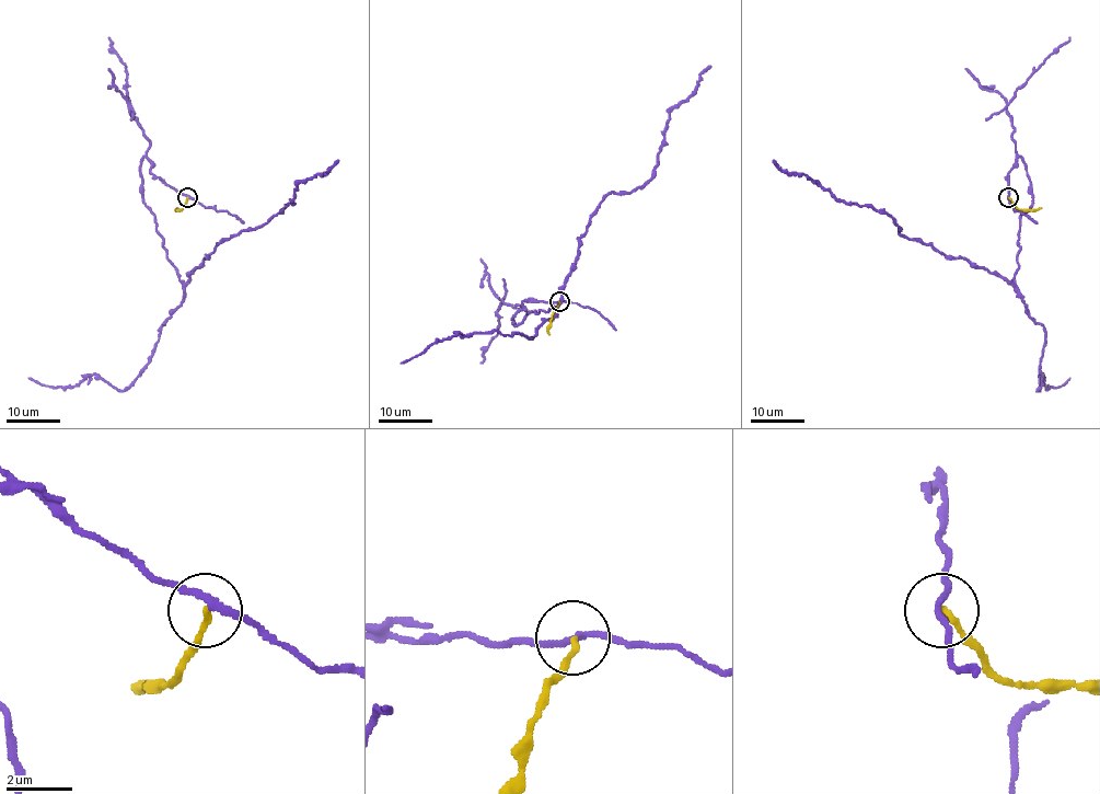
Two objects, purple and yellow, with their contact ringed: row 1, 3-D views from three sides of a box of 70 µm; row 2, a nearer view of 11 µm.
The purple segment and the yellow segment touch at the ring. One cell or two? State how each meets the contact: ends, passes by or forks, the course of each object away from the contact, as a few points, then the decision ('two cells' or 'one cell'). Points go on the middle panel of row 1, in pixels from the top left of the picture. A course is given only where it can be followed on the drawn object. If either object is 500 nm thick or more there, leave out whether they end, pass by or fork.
purple passes by; yellow ends there; purple runs (558, 301), (523, 300), (516, 326), (556, 306), (590, 216), (612, 192), (650, 179), (668, 113), (710, 66); yellow runs (558, 301), (550, 334); two cells

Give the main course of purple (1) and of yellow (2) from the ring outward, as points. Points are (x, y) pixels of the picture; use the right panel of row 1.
1: (1008, 196), (1018, 158), (1033, 205), (1020, 217), (1012, 284), (909, 240), (886, 213), (837, 200), (773, 160)
2: (1008, 198), (1022, 210), (1041, 207)

